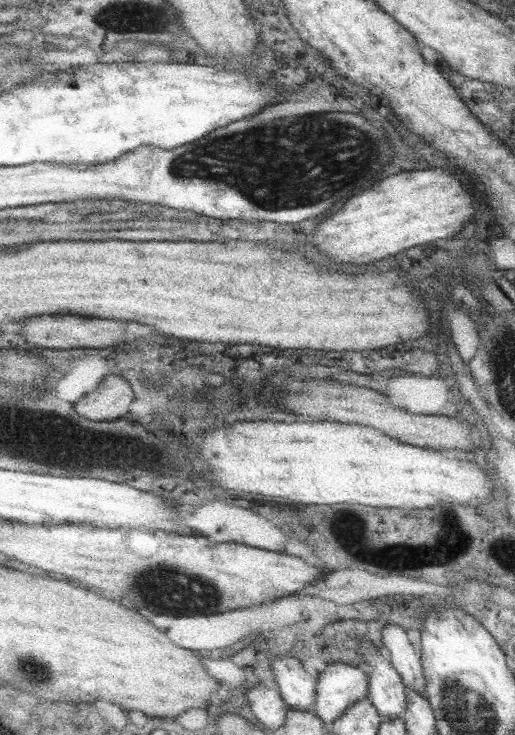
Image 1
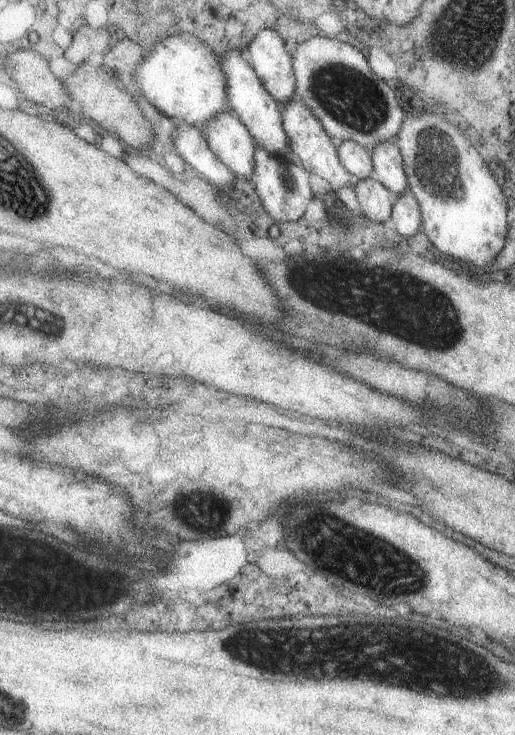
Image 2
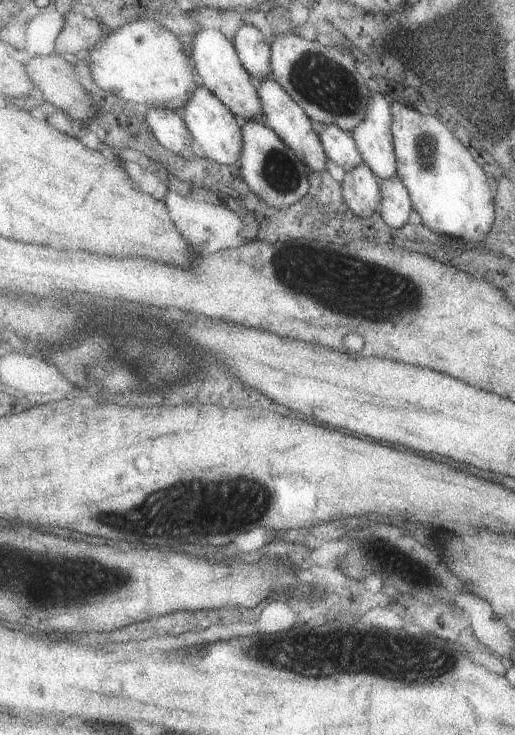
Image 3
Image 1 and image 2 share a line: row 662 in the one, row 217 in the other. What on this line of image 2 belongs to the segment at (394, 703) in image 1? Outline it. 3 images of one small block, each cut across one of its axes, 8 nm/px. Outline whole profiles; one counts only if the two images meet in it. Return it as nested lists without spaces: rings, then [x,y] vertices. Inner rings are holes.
[[[376,177],[360,179],[355,194],[361,214],[376,223],[392,223],[396,195]]]

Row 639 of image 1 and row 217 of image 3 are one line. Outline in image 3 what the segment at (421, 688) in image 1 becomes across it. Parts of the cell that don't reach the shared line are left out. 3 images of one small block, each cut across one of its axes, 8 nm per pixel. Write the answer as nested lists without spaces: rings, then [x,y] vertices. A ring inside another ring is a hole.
[[[395,176],[391,180],[382,180],[381,188],[384,189],[384,199],[380,206],[380,213],[389,226],[401,228],[409,224],[409,214],[413,212],[413,200],[404,180]]]

